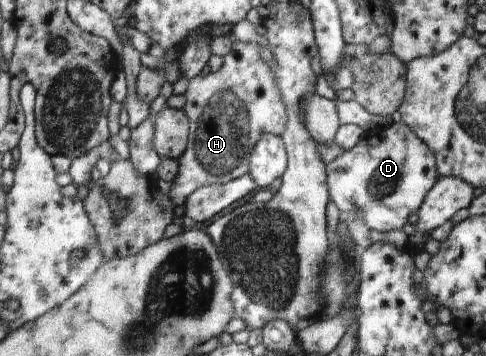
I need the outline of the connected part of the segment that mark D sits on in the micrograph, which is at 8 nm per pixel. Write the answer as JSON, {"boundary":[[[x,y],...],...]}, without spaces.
{"boundary":[[[403,121],[393,122],[390,126],[380,128],[376,135],[362,138],[352,149],[343,151],[342,155],[327,163],[326,172],[331,200],[339,209],[340,215],[346,217],[356,214],[374,231],[403,229],[408,217],[419,211],[428,190],[440,176],[435,163],[435,152]]]}

